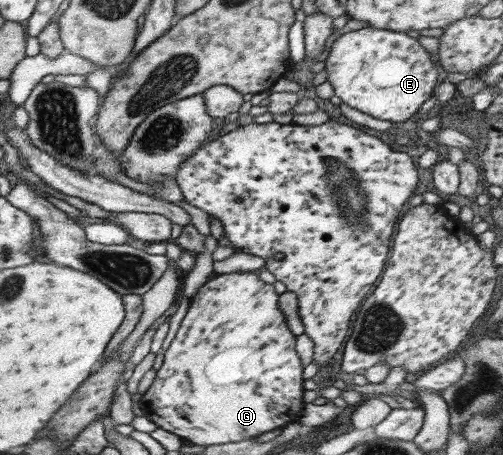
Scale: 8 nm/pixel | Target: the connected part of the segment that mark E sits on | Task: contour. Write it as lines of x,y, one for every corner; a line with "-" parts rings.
370,26
340,35
332,43
325,62
327,82
344,104
394,123
402,123
425,110
441,71
414,34

